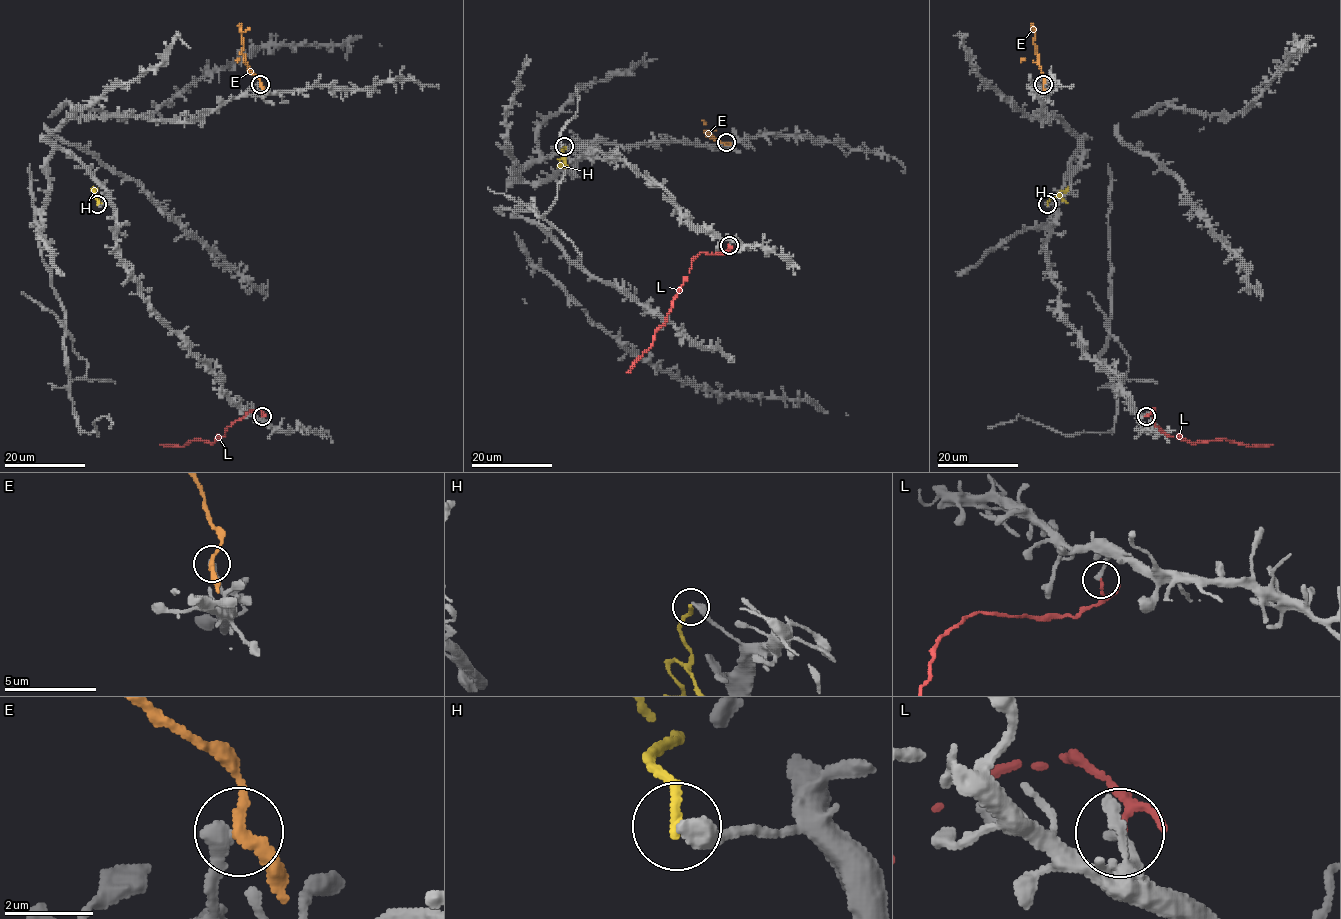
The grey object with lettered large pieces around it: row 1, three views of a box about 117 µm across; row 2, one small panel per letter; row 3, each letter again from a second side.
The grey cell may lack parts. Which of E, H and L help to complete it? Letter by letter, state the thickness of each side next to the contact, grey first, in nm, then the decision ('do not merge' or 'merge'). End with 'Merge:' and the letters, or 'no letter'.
E: calibres 360 and 240 nm; do not merge
H: calibres 420 and 190 nm; do not merge
L: calibres 240 and 120 nm; do not merge
Merge: no letter

